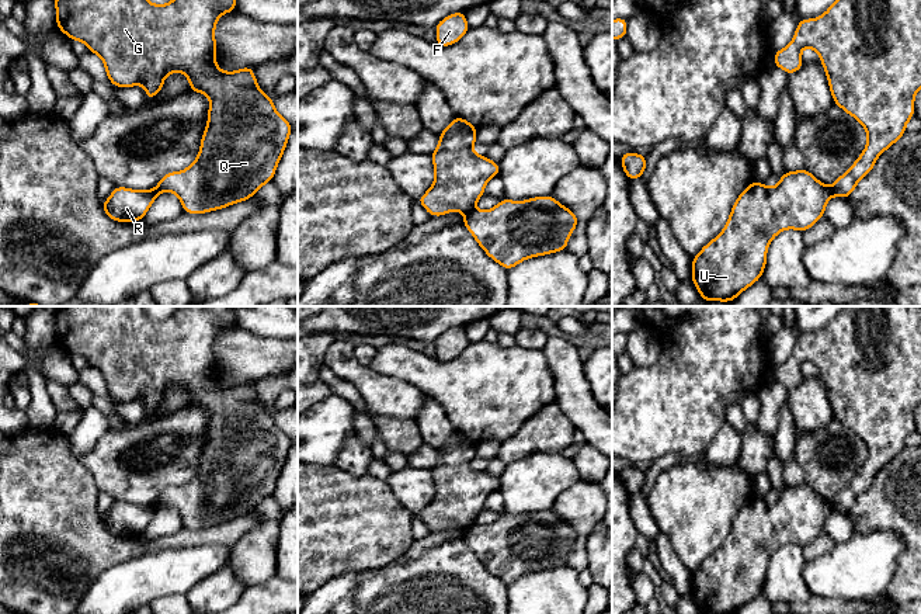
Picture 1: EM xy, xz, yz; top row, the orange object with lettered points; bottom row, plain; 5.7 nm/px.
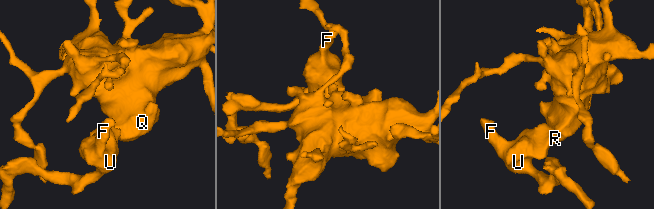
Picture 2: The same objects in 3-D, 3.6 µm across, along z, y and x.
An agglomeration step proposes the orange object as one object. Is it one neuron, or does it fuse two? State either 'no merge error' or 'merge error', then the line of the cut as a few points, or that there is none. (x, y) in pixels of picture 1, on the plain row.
merge error | xz (473, 523), (465, 528)

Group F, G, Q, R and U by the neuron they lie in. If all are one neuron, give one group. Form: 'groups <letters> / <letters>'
groups F R U / G Q

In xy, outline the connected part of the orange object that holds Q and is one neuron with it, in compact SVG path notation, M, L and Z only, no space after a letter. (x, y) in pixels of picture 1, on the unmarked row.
M59 306L55 322L58 343L72 355L83 355L88 367L102 374L115 402L142 399L149 416L160 407L166 391L181 386L187 389L191 406L204 407L211 414L197 475L183 486L167 488L154 502L157 510L171 506L180 513L184 527L206 528L250 514L274 493L293 441L277 427L274 413L258 403L253 381L236 386L222 386L216 381L215 340L222 329L237 326L236 306L178 306L168 319L152 319L143 306Z

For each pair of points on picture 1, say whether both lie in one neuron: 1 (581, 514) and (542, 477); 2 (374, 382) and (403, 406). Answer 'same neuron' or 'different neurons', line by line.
1: different neurons
2: same neuron

